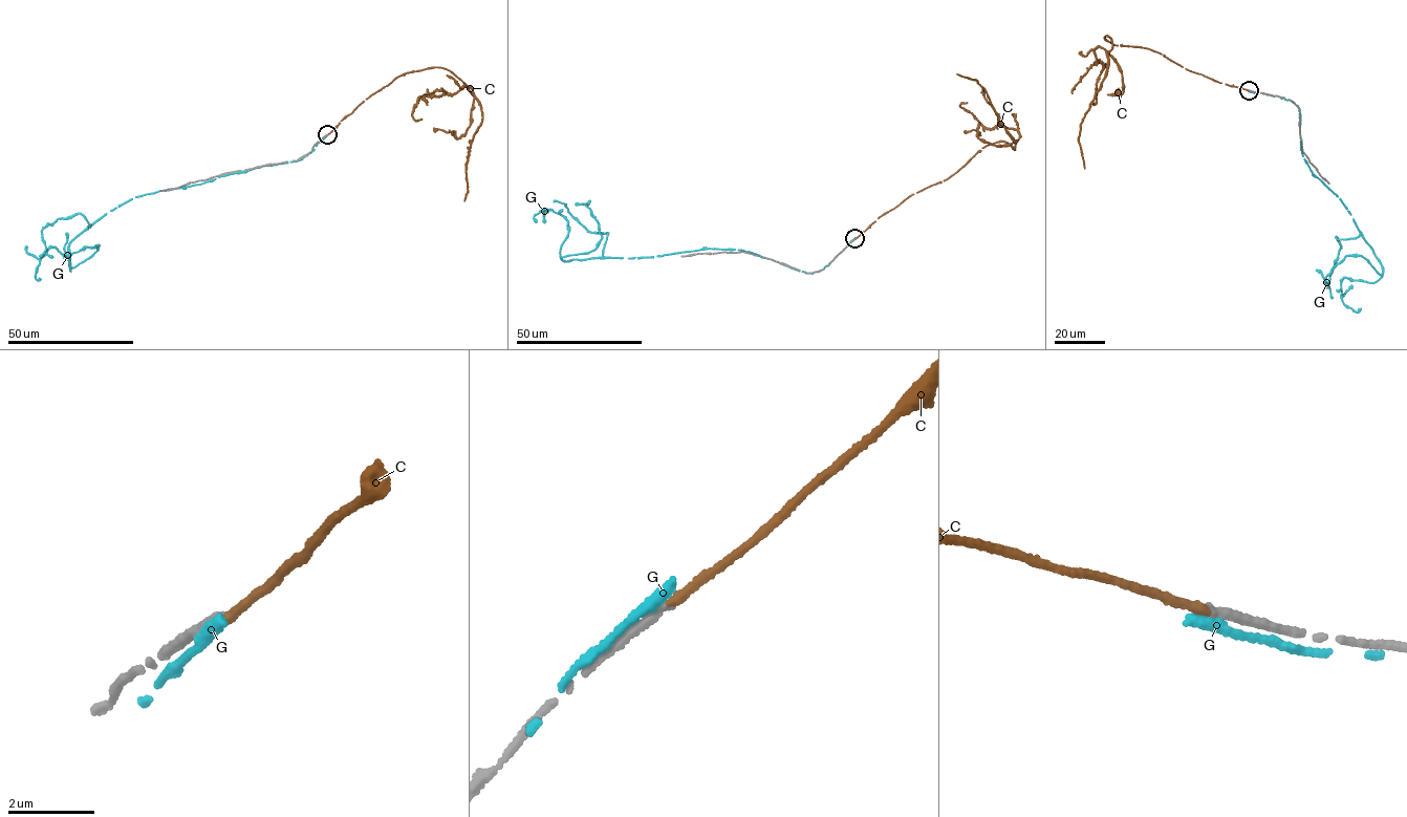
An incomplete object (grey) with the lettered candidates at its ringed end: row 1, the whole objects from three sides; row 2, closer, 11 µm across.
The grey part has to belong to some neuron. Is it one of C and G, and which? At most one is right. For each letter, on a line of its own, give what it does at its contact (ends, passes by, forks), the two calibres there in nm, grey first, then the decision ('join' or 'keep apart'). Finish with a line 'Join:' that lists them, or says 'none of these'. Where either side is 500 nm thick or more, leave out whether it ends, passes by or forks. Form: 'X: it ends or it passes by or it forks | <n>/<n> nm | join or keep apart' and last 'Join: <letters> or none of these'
C: it ends | 200/200 nm | keep apart
G: it ends | 240/320 nm | keep apart
Join: none of these

